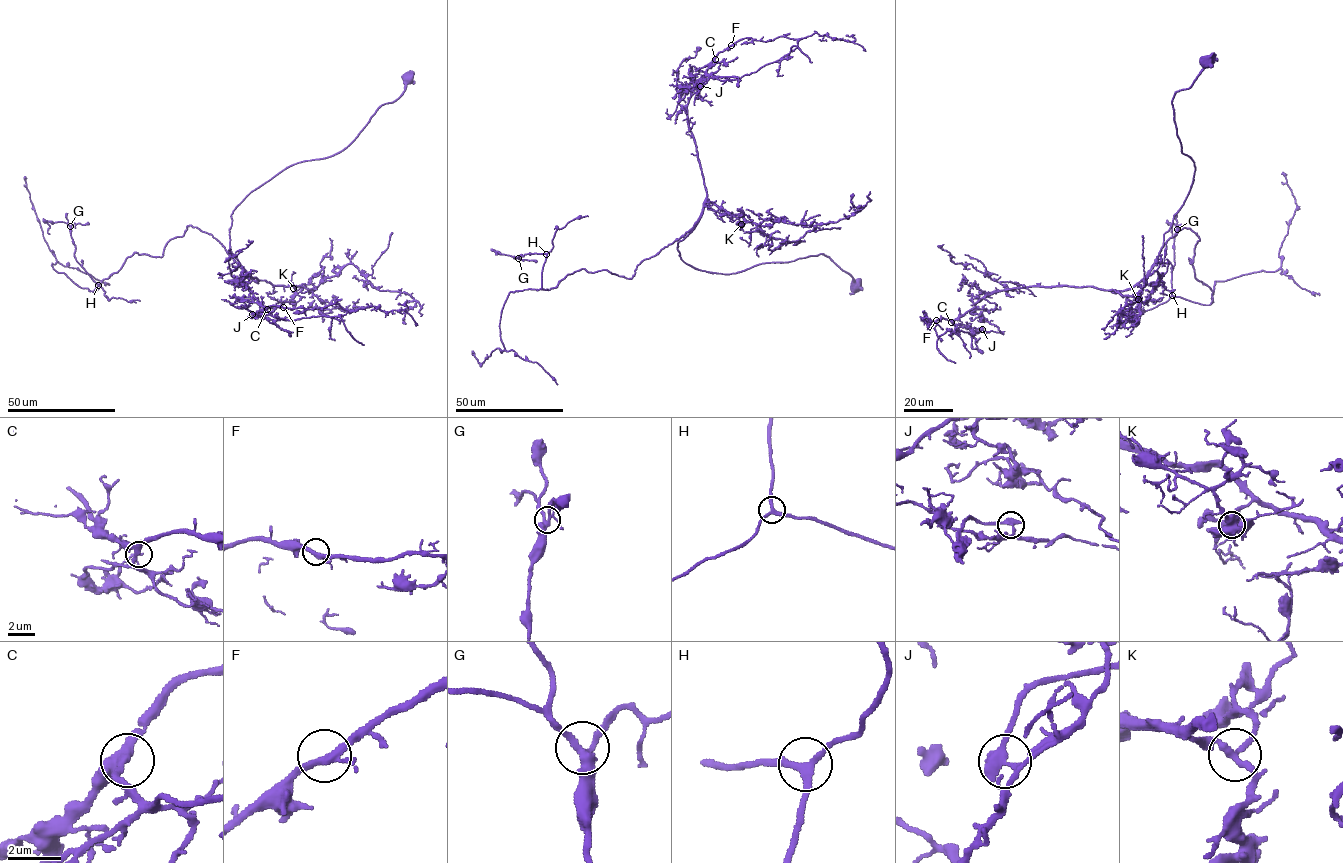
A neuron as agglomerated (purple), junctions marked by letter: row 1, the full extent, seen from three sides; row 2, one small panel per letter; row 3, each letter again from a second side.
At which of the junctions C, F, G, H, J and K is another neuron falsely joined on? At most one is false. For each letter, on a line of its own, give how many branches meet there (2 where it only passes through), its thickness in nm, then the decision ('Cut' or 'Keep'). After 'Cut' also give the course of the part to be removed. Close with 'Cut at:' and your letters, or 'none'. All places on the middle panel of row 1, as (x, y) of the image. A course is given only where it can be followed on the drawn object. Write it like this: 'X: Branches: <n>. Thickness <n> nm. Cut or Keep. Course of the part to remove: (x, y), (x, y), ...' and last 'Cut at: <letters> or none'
C: Branches: 3. Thickness 360 nm. Keep
F: Branches: 3. Thickness 240 nm. Keep
G: Branches: 3. Thickness 320 nm. Keep
H: Branches: 3. Thickness 240 nm. Keep
J: Branches: 3. Thickness 300 nm. Cut. Course of the part to remove: (700, 86), (704, 79), (736, 79), (755, 72), (786, 55), (793, 46), (812, 62)
K: Branches: 3. Thickness 240 nm. Keep
Cut at: J

